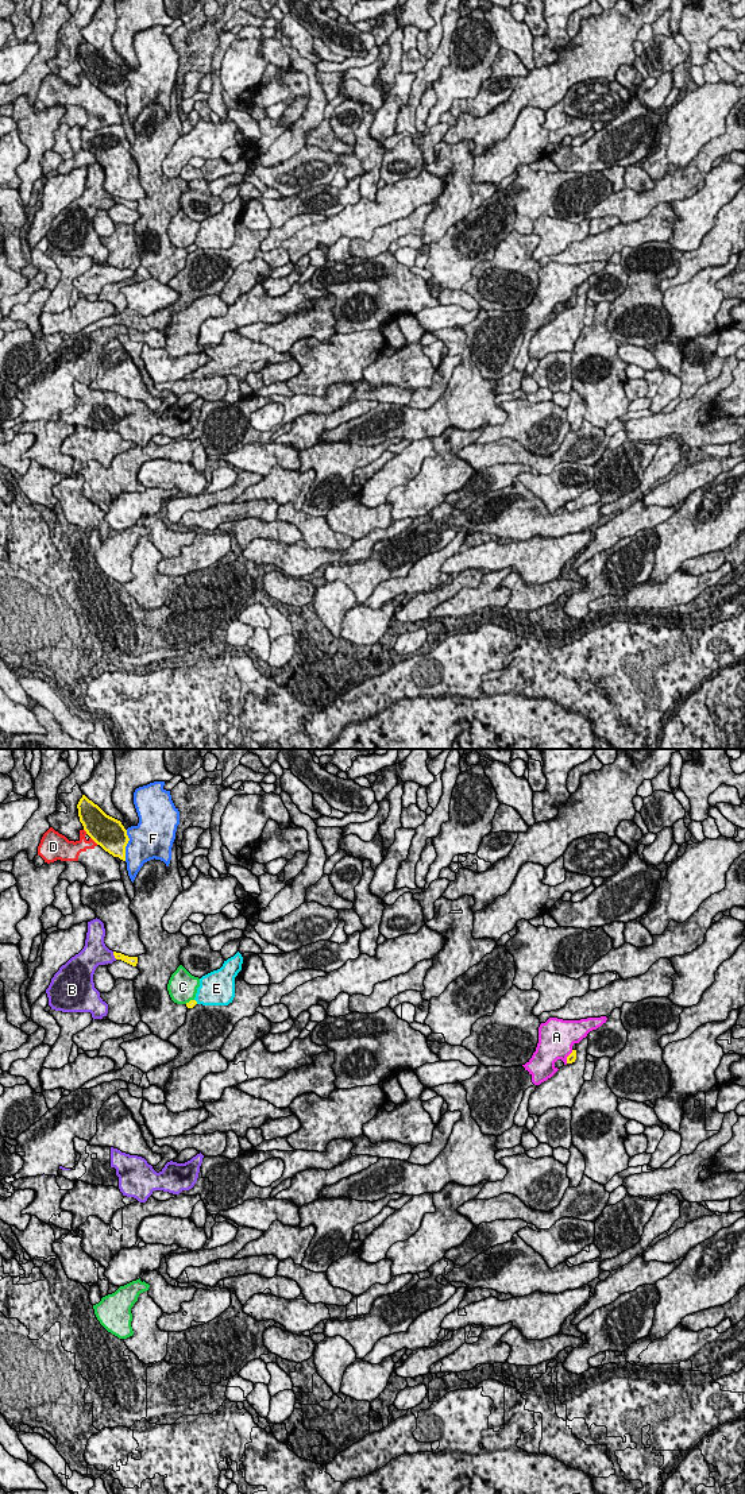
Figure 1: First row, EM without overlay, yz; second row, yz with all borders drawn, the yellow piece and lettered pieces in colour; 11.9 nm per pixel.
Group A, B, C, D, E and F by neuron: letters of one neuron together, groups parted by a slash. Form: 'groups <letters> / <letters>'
groups A / B / C / D / E / F

